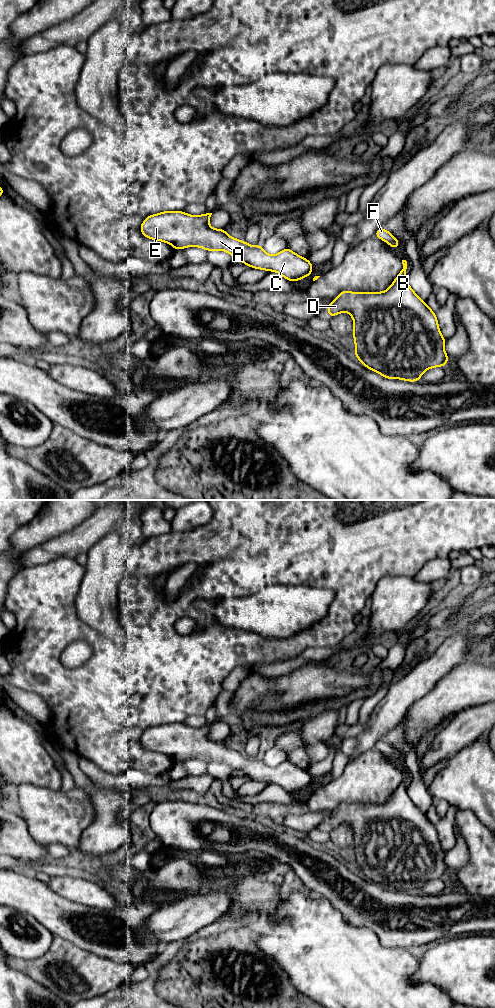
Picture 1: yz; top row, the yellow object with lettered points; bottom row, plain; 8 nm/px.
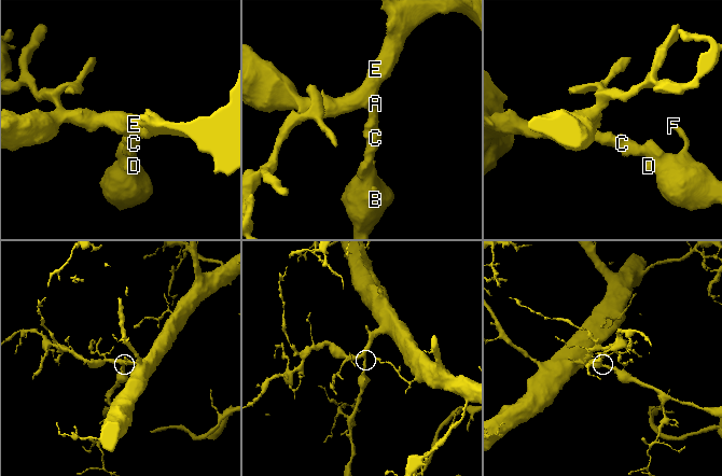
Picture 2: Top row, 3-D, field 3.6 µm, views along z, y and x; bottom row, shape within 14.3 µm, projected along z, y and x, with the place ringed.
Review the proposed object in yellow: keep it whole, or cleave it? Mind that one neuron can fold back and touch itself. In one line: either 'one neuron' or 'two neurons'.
one neuron

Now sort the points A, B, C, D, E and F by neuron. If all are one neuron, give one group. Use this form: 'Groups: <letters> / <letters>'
Groups: A B C D E F

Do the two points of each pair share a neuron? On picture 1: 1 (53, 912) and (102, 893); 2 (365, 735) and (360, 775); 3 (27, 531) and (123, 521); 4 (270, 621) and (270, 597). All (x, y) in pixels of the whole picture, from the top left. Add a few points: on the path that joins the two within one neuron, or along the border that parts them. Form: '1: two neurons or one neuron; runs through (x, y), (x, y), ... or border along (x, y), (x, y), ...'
1: two neurons; border along (56, 893), (67, 899), (101, 908)
2: two neurons; border along (374, 746), (347, 762)
3: two neurons; border along (95, 512), (78, 525), (55, 537)
4: one neuron; runs through (271, 615), (273, 613), (273, 603)

